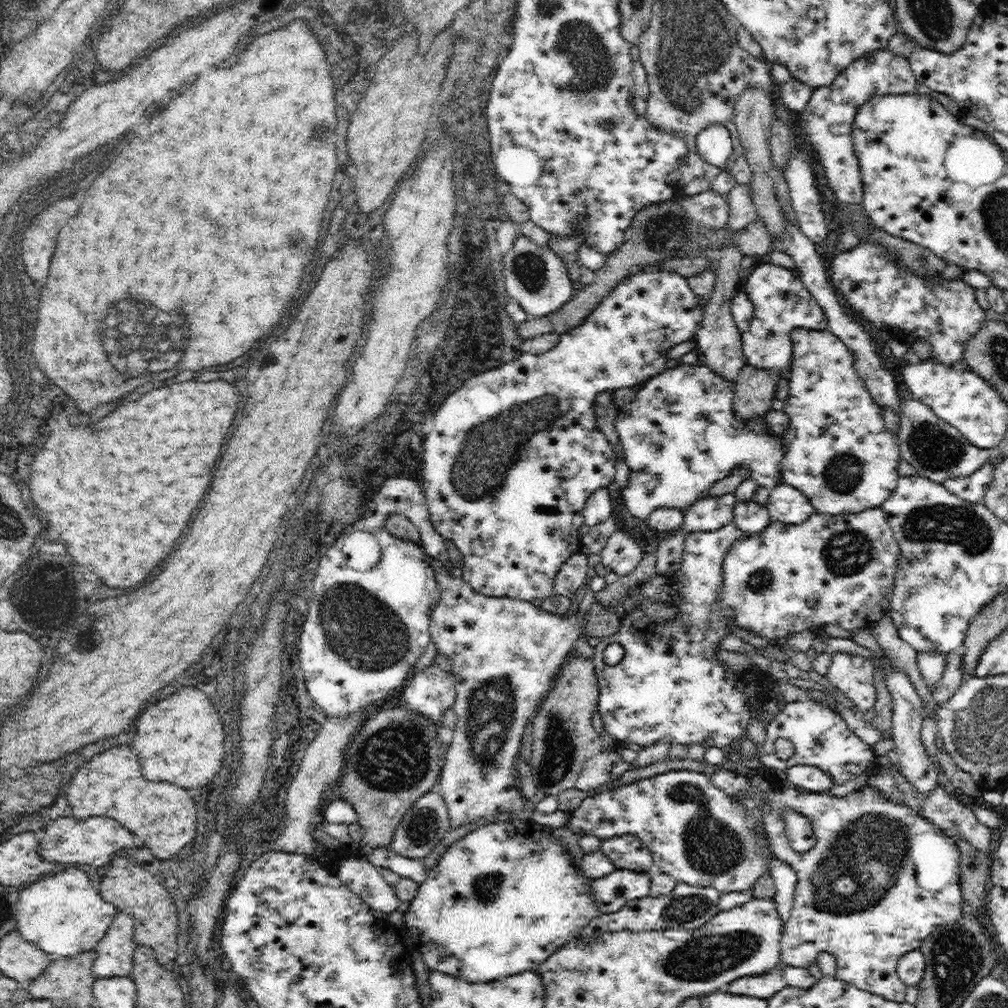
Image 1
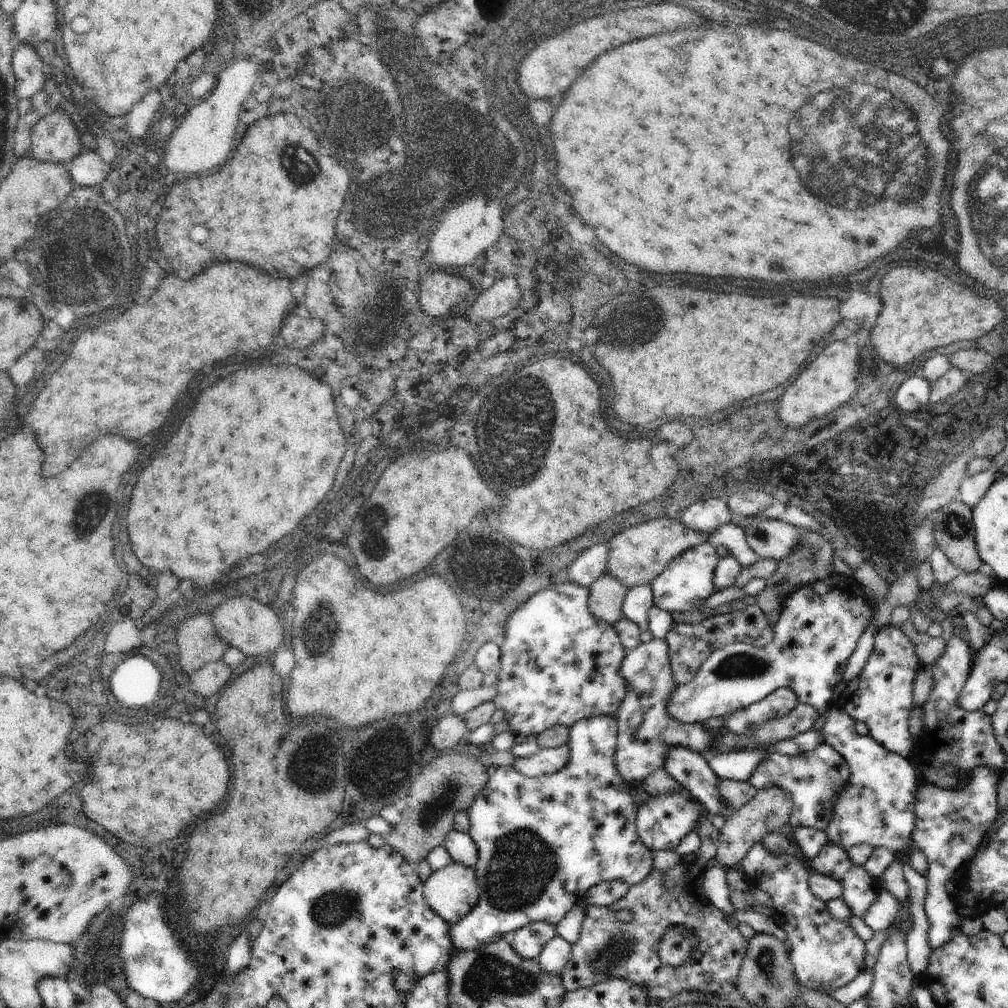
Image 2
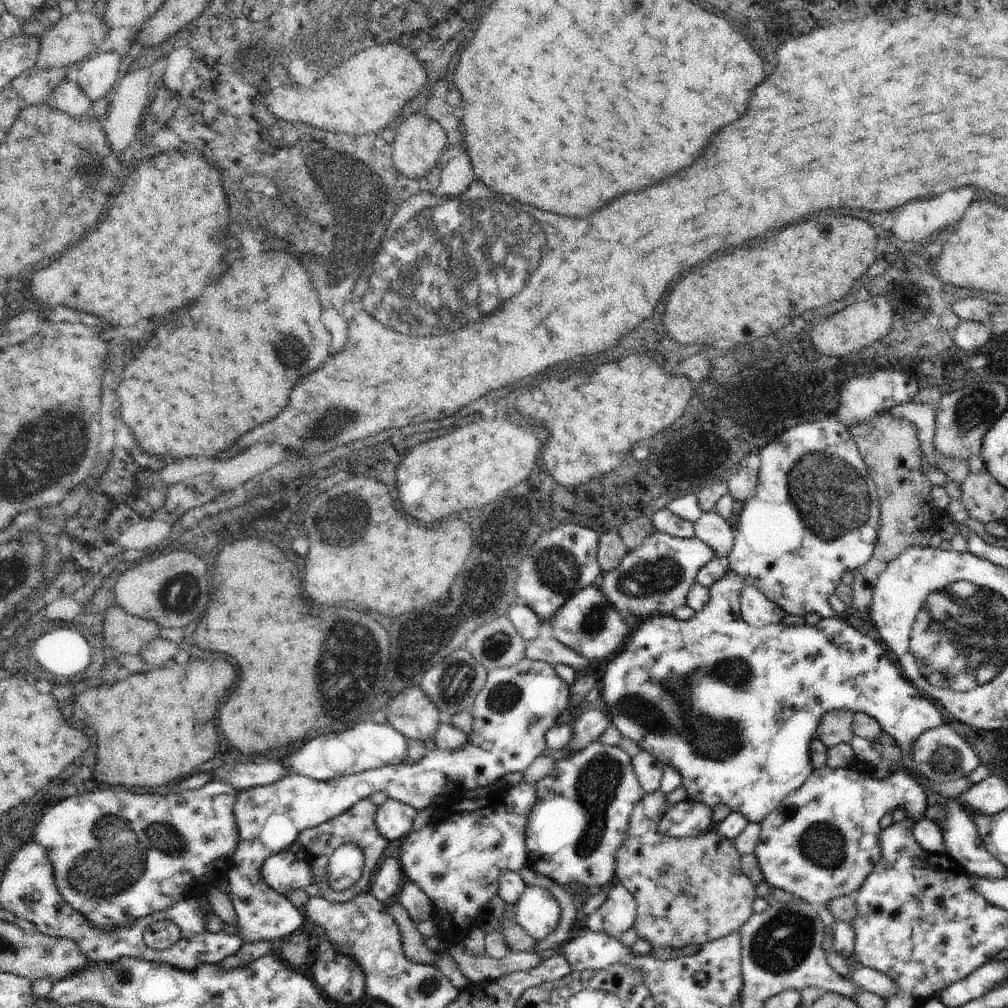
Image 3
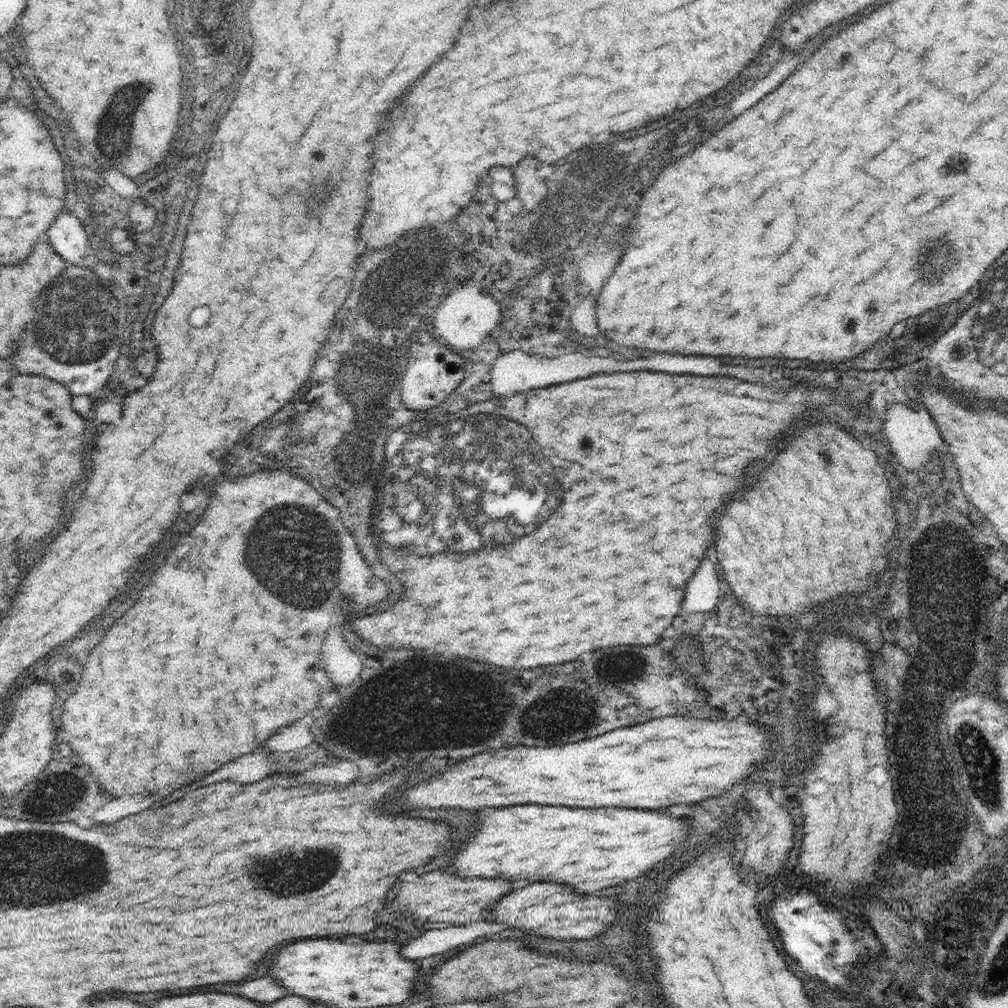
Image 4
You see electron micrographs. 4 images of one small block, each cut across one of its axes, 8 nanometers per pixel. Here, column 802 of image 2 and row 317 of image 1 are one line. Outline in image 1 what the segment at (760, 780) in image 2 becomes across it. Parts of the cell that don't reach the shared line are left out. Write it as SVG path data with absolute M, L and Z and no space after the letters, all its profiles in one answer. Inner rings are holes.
M772 262L754 266L752 272L744 278L740 286L754 304L754 318L748 334L742 338L742 350L748 366L756 366L768 372L790 372L794 346L792 346L792 330L828 330L828 318L824 310L818 306L810 290L804 286L802 278L796 278L792 270L774 266Z

